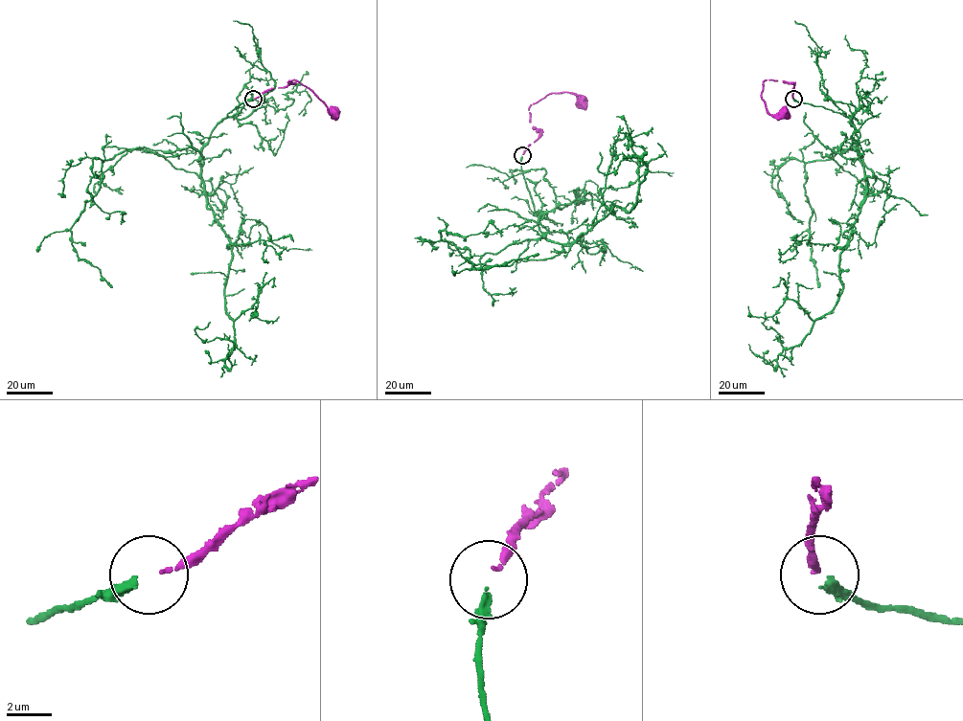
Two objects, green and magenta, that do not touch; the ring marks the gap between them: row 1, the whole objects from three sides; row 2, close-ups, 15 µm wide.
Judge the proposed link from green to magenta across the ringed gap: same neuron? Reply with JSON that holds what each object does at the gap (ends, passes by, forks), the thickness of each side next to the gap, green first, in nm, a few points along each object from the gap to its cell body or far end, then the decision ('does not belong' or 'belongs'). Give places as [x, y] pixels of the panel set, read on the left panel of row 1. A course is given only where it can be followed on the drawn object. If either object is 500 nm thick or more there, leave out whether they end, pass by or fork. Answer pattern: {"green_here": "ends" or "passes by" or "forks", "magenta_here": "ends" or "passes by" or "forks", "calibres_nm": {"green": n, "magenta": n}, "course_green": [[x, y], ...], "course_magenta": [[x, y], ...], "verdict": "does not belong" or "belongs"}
{"green_here": "ends", "magenta_here": "ends", "calibres_nm": {"green": 400, "magenta": 180}, "course_green": [[252, 99], [214, 128], [199, 177], [143, 149], [103, 161], [101, 187], [71, 229], [71, 243], [112, 287]], "course_magenta": [[254, 99], [273, 87], [284, 87], [294, 79], [309, 89], [331, 114], [336, 114]], "verdict": "belongs"}

